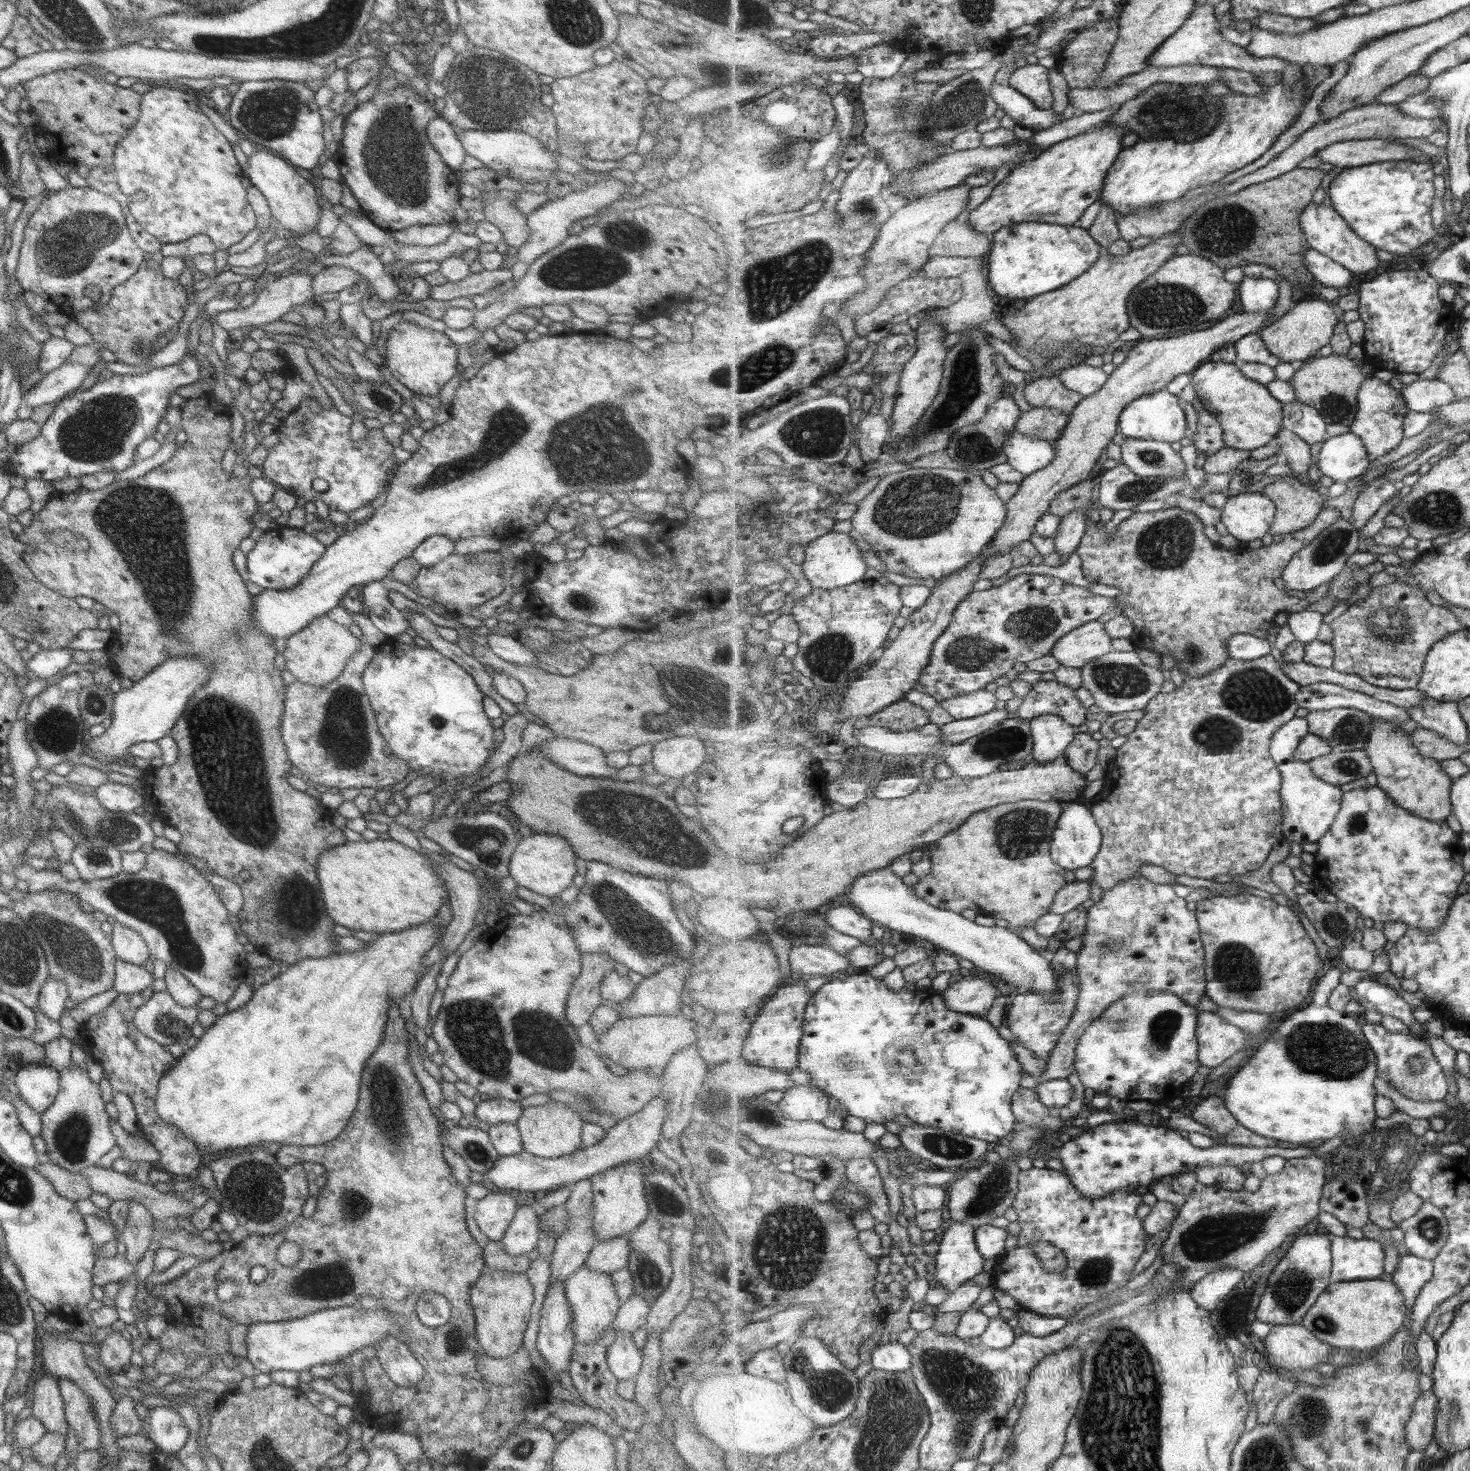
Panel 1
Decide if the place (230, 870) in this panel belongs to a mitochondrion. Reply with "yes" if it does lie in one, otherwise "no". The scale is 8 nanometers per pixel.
no

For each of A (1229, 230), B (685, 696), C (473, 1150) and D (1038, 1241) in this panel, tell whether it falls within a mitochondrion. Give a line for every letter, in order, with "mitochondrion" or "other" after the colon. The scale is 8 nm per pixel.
A: mitochondrion
B: mitochondrion
C: mitochondrion
D: other

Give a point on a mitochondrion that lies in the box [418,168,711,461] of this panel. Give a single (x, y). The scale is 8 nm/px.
(587, 270)

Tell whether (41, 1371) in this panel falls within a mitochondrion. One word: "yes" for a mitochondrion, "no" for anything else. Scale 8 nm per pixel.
no

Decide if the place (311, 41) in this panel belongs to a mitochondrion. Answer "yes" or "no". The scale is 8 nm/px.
yes

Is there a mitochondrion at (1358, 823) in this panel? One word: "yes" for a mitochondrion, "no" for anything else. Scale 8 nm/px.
yes

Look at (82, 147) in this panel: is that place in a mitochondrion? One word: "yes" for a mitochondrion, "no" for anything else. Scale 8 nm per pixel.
no

